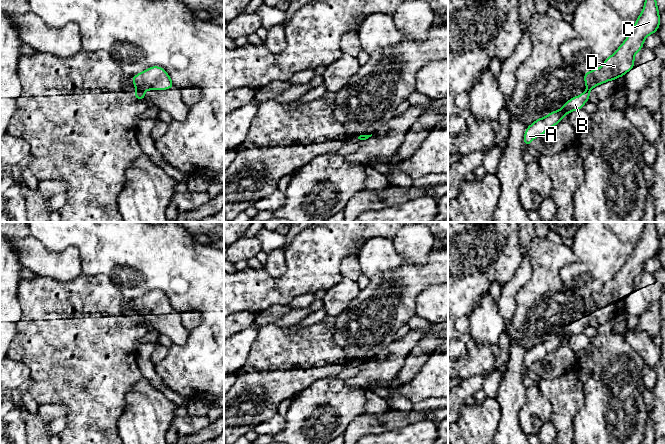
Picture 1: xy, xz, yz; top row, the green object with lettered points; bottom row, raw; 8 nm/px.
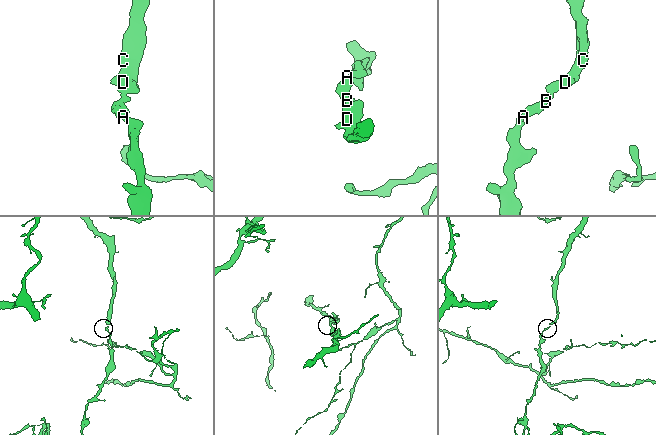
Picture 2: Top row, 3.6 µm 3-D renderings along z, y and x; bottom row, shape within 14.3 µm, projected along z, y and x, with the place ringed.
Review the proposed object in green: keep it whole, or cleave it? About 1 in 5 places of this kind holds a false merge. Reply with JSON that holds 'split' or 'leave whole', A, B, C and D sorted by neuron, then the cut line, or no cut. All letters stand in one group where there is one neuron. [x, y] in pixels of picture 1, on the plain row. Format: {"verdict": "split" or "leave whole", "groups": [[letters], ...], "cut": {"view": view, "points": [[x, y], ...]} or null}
{"verdict": "split", "groups": [["A", "B"], ["C", "D"]], "cut": {"view": "xy", "points": [[136, 313], [143, 315]]}}

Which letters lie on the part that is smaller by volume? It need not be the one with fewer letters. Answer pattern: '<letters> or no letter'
C, D

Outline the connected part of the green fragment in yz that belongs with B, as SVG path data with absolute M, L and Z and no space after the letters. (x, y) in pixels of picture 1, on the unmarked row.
M586 314L581 319L567 325L561 333L549 337L544 342L539 342L534 345L525 355L525 370L527 371L536 361L543 359L548 353L557 349L569 336L583 332L583 329L589 324L589 320L590 315Z

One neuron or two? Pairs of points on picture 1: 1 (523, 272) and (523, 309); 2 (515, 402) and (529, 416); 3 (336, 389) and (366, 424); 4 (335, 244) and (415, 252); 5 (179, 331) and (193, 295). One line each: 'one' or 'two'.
1: two
2: two
3: two
4: two
5: two

